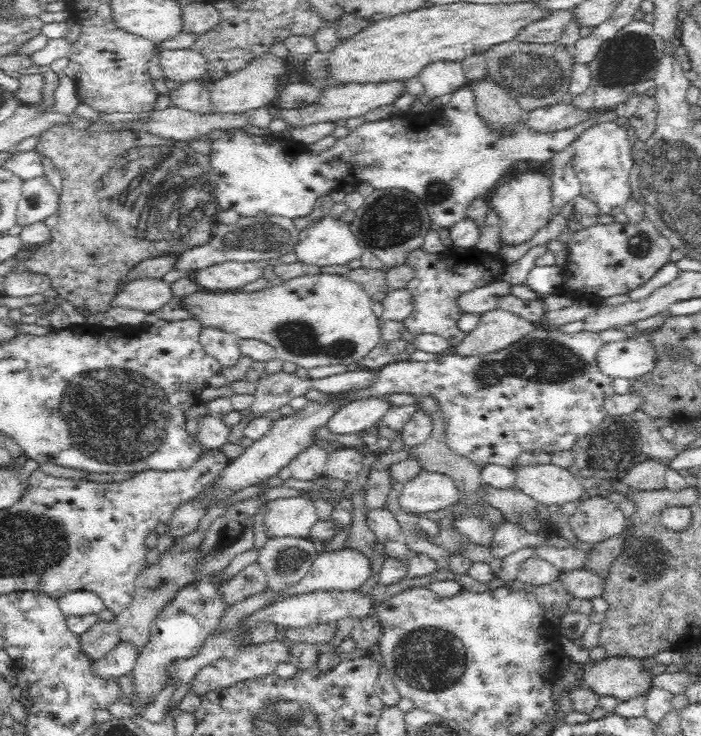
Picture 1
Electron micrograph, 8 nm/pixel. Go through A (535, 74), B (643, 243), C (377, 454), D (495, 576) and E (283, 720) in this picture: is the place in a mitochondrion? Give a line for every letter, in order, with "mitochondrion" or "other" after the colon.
A: mitochondrion
B: mitochondrion
C: other
D: other
E: mitochondrion

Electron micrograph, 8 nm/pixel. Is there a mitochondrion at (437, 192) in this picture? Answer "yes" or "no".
yes

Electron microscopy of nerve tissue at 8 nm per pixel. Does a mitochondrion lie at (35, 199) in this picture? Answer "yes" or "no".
yes

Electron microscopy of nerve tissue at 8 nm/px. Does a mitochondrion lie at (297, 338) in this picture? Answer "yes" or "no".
yes

